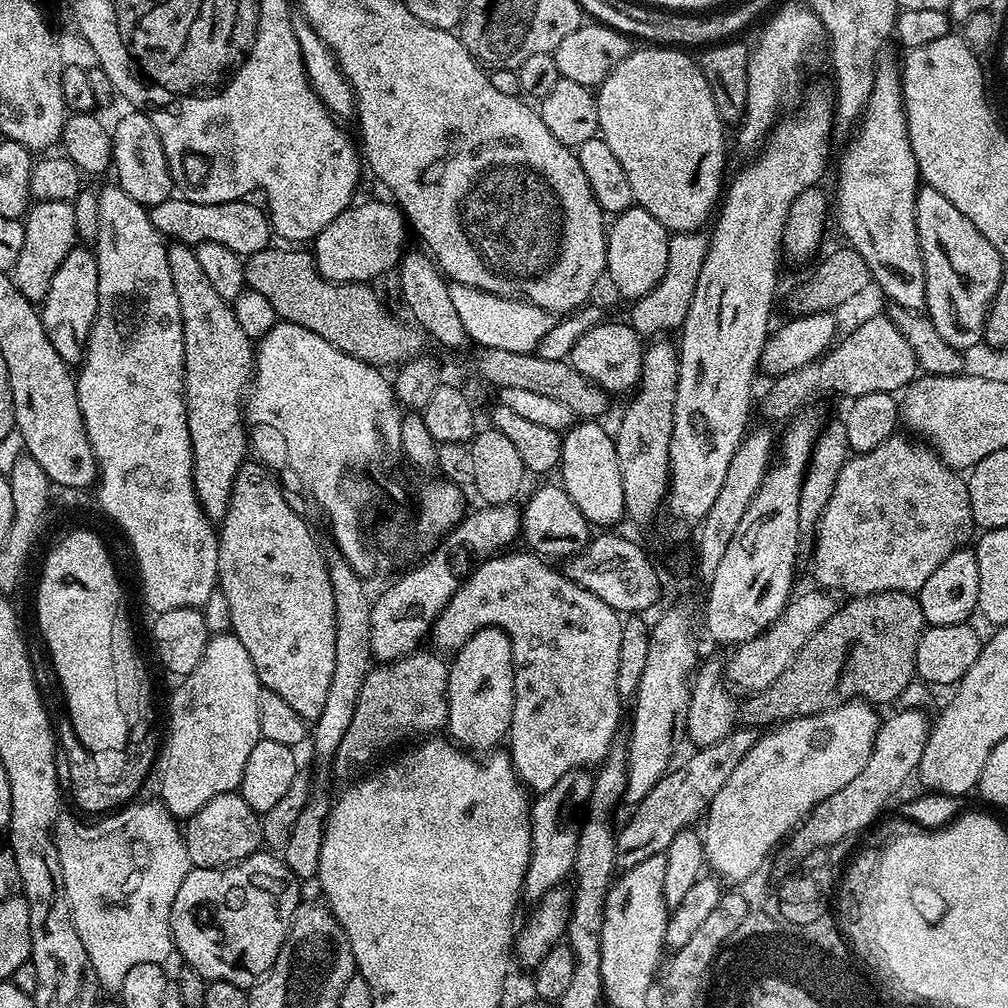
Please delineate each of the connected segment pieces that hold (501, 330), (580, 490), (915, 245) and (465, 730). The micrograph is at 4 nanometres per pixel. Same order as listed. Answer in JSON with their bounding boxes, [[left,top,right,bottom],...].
[[448,283,557,353],[558,419,625,525],[834,58,926,312],[447,628,515,753]]

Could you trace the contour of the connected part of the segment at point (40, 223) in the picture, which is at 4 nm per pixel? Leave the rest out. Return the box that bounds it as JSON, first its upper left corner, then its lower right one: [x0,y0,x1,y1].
[10,200,78,302]

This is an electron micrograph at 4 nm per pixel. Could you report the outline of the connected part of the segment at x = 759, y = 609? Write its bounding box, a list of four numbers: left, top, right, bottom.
[704,414,822,646]

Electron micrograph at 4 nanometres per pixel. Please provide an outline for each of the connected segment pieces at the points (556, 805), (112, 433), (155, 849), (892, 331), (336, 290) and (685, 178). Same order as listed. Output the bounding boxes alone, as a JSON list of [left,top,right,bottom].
[[522,770,593,902],[75,186,218,613],[54,798,189,990],[758,315,918,420],[244,246,425,370],[596,46,726,234]]

